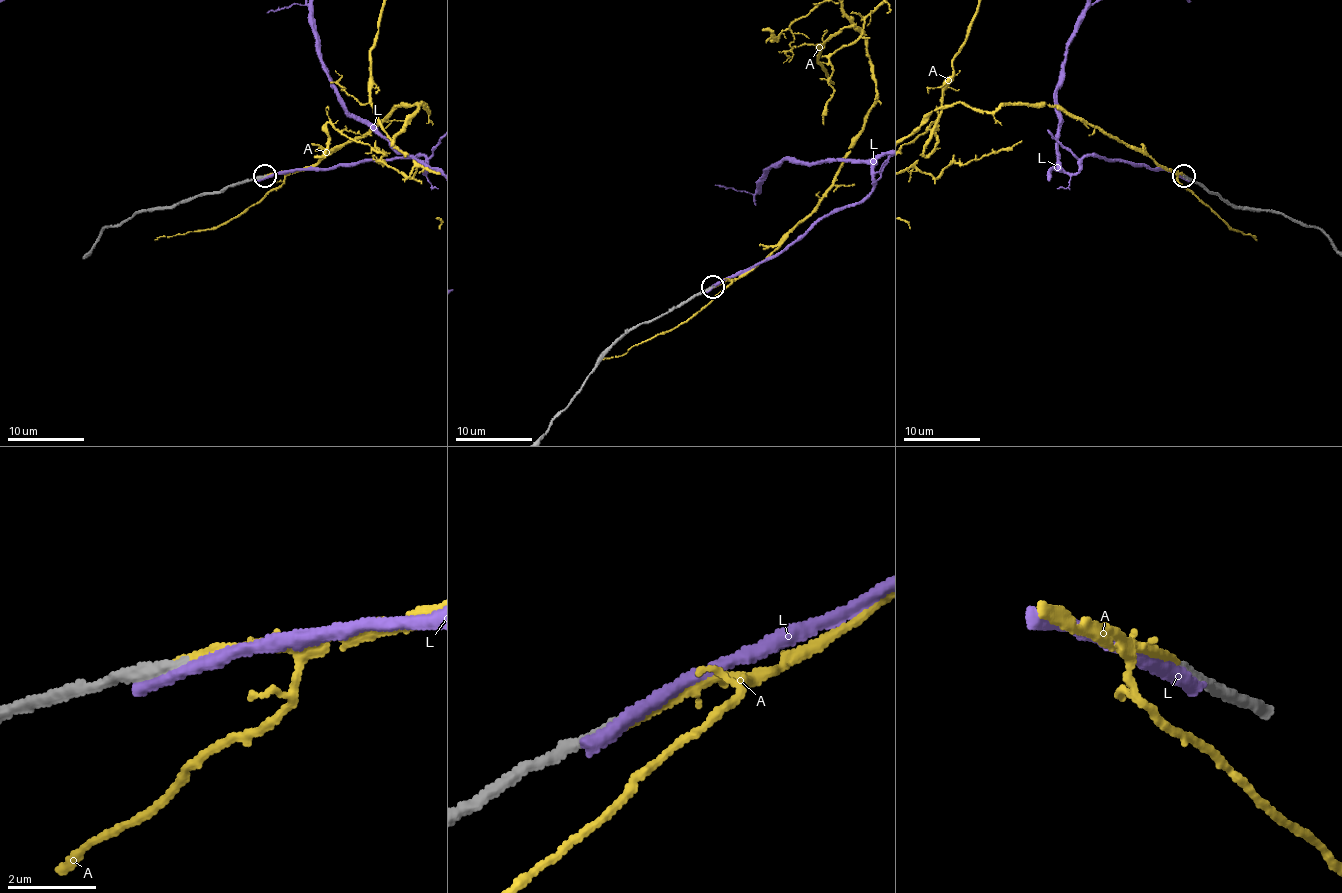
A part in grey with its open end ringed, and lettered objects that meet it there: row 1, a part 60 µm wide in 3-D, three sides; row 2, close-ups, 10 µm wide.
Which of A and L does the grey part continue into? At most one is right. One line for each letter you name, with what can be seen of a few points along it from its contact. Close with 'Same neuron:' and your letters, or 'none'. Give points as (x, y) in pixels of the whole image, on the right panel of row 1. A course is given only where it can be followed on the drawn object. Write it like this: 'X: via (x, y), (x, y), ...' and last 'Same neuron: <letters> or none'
Same neuron: A

